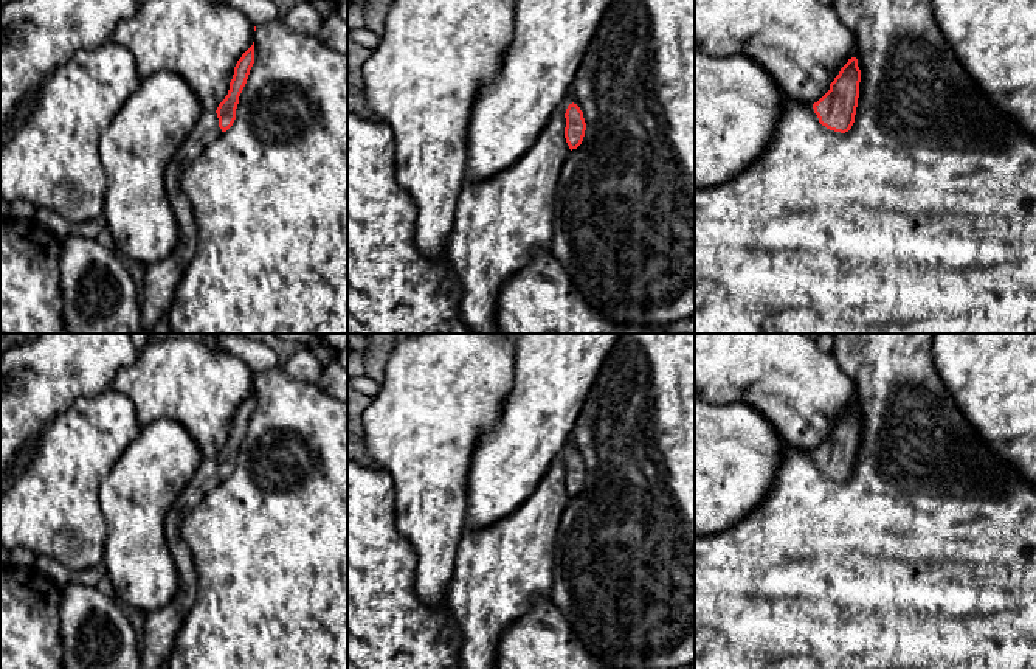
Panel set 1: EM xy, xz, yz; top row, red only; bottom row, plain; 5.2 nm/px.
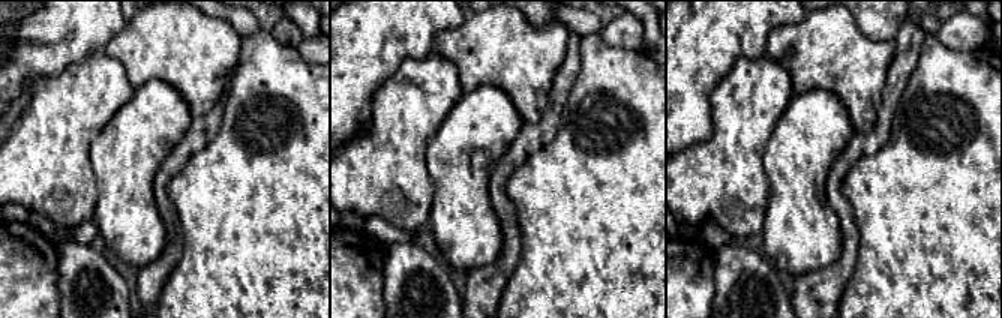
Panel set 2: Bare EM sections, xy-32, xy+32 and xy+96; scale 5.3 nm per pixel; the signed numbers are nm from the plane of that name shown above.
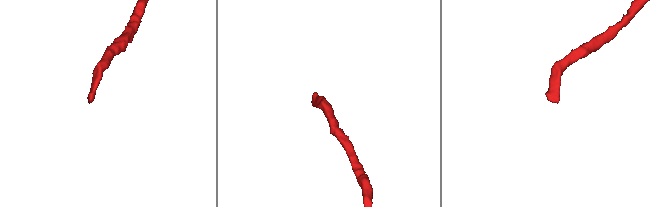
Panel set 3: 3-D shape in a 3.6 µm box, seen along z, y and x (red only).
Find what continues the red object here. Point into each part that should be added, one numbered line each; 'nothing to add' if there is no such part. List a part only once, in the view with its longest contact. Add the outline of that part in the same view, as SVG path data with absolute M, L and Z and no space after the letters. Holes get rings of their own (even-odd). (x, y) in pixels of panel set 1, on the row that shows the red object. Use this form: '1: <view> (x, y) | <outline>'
1: xy (162, 278) | M203 112L194 130L175 151L164 169L164 188L180 228L180 237L169 256L146 267L144 281L140 286L143 329L152 329L158 320L166 317L174 292L197 248L195 219L191 202L181 191L180 177L203 149L222 133L217 113Z

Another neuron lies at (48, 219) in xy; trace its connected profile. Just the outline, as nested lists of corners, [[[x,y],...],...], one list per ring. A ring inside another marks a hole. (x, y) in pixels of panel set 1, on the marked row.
[[[43,206],[36,210],[34,222],[51,231],[59,241],[68,236],[82,236],[95,239],[105,228],[105,222],[102,217],[96,217],[82,224],[74,224],[68,222],[56,211]]]

